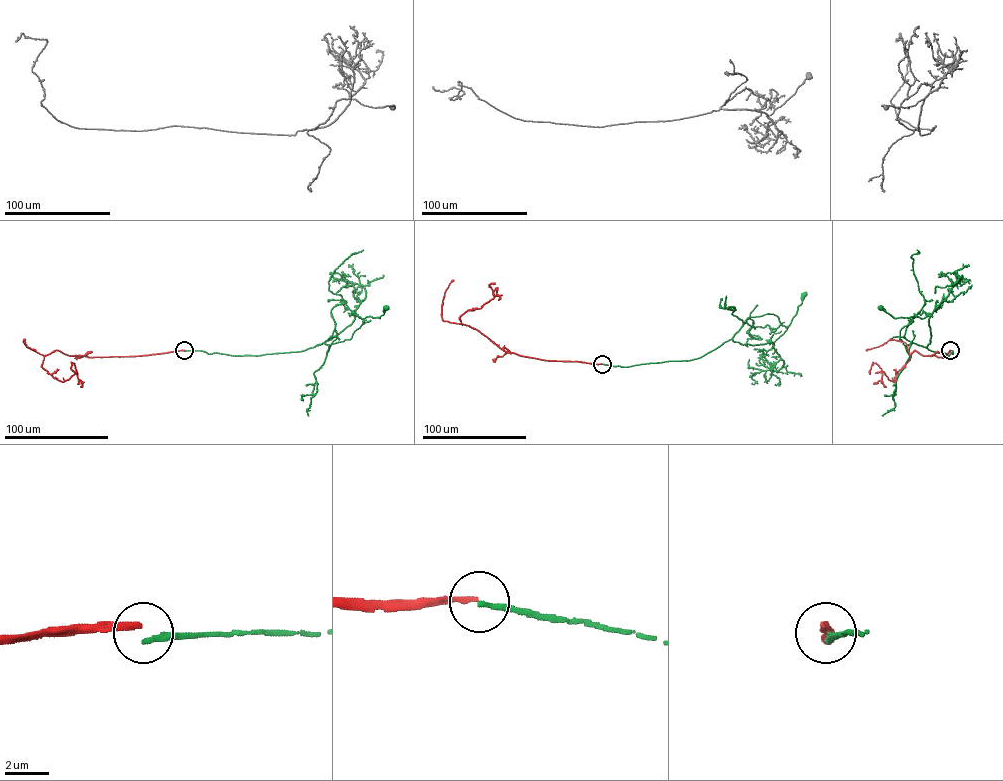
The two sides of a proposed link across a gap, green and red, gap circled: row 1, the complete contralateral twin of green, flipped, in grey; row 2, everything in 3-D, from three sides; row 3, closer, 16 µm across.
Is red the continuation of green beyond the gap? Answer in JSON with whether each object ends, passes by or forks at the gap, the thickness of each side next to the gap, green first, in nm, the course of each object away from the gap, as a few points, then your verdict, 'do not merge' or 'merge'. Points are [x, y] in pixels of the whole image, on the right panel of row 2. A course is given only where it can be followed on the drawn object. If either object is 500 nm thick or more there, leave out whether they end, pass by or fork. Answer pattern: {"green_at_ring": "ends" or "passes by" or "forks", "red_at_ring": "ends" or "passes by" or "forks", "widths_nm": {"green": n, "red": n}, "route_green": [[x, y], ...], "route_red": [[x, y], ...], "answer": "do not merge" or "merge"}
{"green_at_ring": "ends", "red_at_ring": "ends", "widths_nm": {"green": 260, "red": 240}, "route_green": [[950, 350], [953, 354], [947, 355], [925, 347], [930, 342], [929, 316], [894, 318], [880, 307]], "route_red": [[950, 350], [946, 356], [939, 357], [923, 355], [915, 350], [894, 382], [875, 363], [870, 374]], "answer": "do not merge"}

